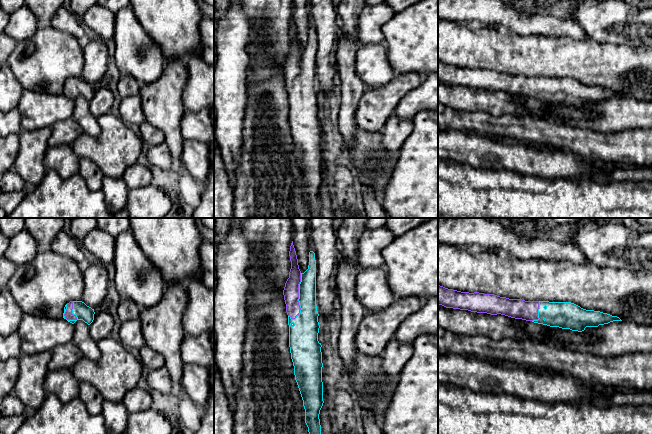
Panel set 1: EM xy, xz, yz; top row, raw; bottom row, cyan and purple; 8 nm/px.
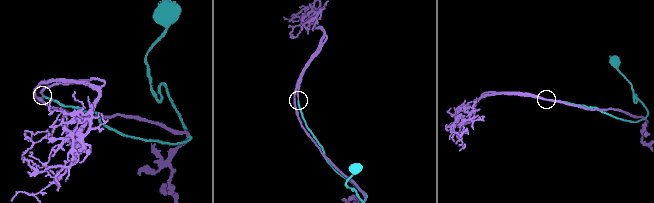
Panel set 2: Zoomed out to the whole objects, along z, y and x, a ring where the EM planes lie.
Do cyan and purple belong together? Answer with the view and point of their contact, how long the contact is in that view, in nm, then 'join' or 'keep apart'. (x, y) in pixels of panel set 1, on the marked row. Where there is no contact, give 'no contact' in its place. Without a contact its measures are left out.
xz (299, 297) | 380 nm | join

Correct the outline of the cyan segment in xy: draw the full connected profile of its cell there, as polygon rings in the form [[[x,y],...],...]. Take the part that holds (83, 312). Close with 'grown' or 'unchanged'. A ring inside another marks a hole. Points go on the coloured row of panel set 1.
[[[70,301],[64,307],[63,318],[74,324],[77,320],[83,320],[90,325],[94,320],[94,309],[82,301]]]; grown

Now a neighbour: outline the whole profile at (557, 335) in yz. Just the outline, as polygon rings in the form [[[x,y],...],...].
[[[559,327],[548,328],[549,338],[544,343],[557,344],[590,344],[596,342],[594,336],[585,336],[570,329]]]

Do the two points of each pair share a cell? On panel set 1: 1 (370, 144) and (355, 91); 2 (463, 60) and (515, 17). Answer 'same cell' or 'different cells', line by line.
1: same cell
2: different cells

